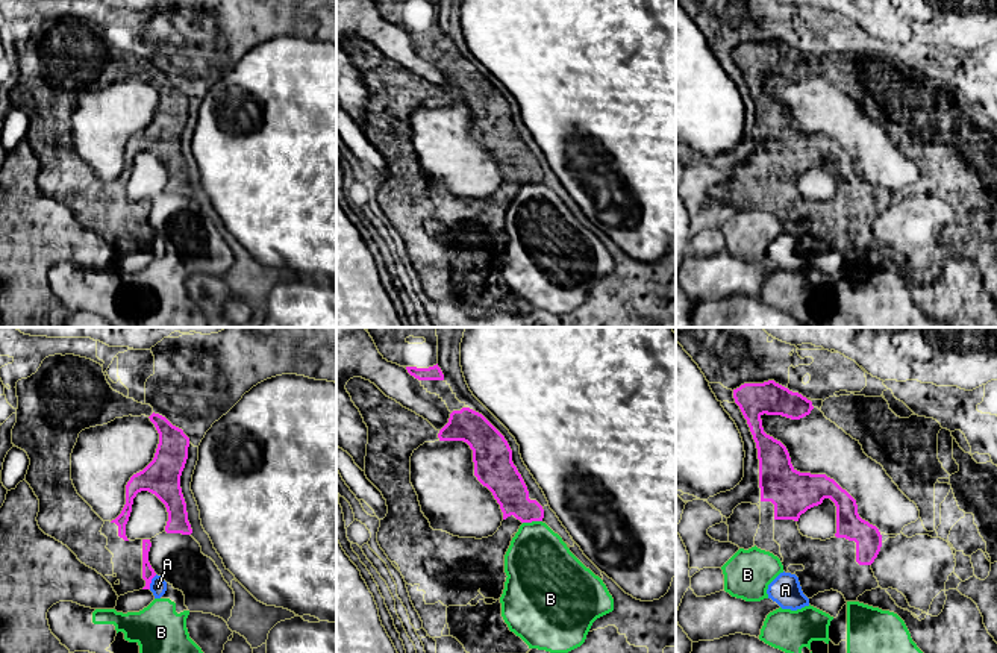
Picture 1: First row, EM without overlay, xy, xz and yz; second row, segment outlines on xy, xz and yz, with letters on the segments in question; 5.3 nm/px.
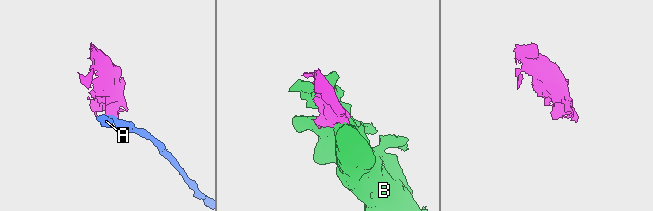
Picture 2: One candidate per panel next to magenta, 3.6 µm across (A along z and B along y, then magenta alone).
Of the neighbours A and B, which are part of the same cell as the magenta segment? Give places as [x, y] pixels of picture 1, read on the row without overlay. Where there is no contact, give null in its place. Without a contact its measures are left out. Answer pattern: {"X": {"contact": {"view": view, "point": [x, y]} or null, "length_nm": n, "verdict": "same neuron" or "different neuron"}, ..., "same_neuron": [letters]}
{"A": {"contact": {"view": "xy", "point": [150, 243]}, "length_nm": 90, "verdict": "different neuron"}, "B": {"contact": {"view": "xz", "point": [532, 181]}, "length_nm": 110, "verdict": "different neuron"}, "same_neuron": []}

